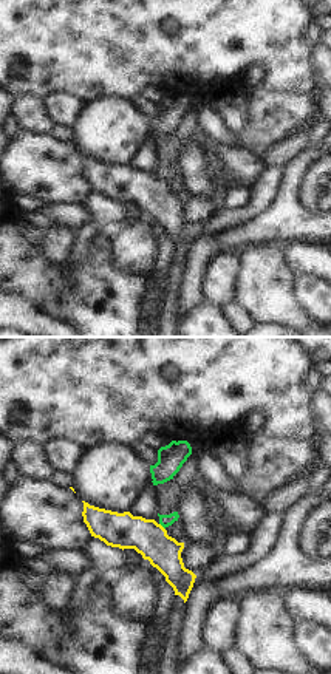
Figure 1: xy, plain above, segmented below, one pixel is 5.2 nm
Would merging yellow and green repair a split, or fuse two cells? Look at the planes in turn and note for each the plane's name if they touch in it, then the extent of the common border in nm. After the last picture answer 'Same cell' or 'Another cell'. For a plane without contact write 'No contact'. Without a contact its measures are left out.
Touches yellow in xy. Shared border 50 nm.

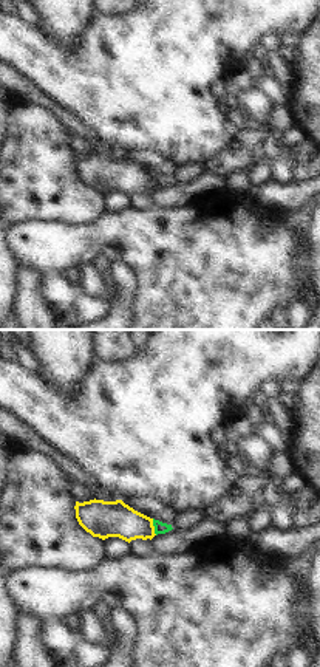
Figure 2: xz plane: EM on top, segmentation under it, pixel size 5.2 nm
Touches yellow in xz. Shared border 90 nm.

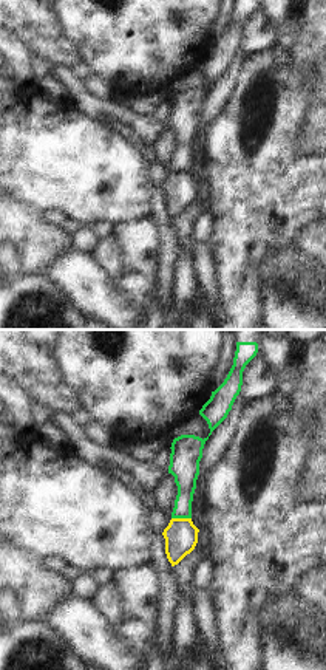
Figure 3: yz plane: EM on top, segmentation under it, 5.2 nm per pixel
Touches yellow in yz. Shared border 100 nm.

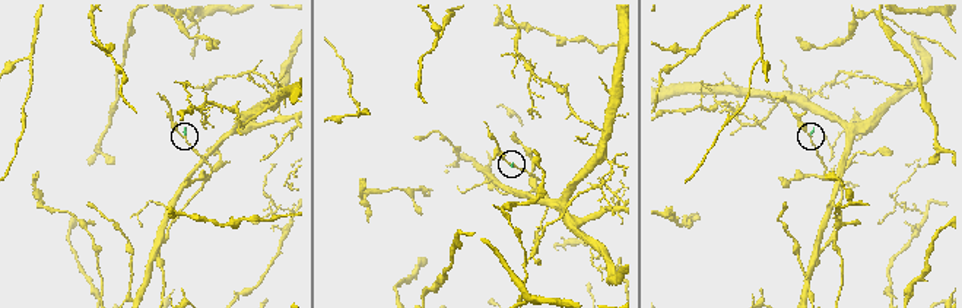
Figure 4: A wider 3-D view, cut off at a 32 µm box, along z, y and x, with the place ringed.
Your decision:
Another cell.

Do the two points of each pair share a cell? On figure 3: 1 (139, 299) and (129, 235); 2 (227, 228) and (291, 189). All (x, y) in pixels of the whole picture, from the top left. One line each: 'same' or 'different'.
1: same
2: same

